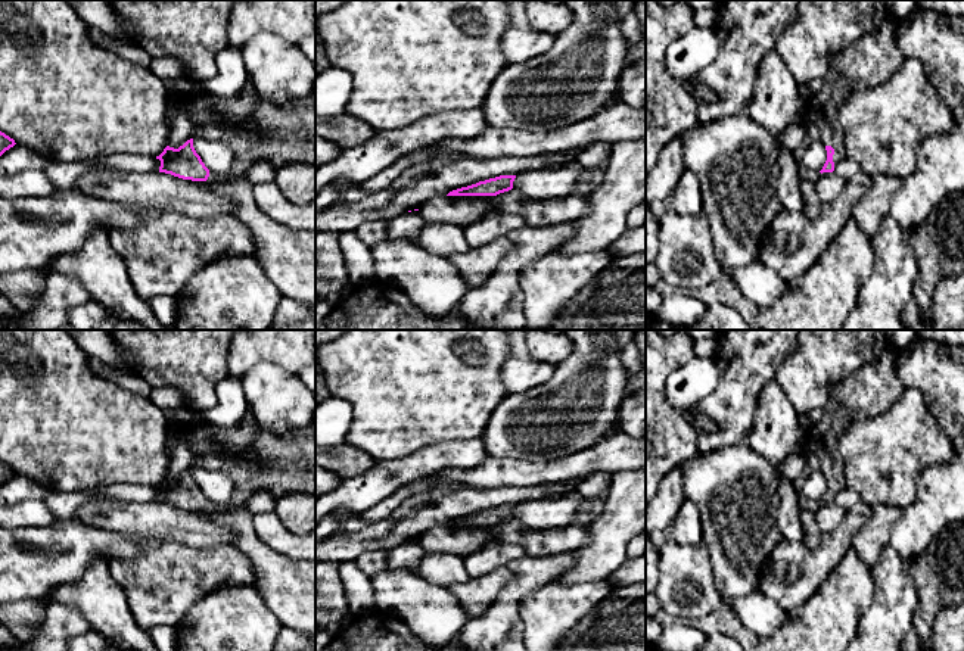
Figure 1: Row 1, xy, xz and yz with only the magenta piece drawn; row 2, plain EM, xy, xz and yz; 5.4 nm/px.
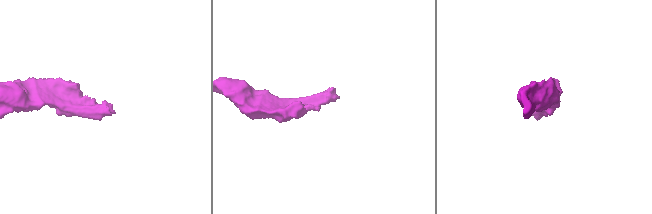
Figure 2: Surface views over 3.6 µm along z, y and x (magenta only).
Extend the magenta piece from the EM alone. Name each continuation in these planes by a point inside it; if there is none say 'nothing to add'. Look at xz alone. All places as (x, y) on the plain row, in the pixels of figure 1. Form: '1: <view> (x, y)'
nothing to add

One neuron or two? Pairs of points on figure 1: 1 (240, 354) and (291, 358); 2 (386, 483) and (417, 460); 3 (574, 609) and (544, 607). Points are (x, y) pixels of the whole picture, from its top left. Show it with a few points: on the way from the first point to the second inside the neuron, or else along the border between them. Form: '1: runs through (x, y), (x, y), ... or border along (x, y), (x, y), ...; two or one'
1: runs through (252, 352), (279, 352); one
2: runs through (394, 479), (410, 467); one
3: runs through (566, 607), (552, 607); one

